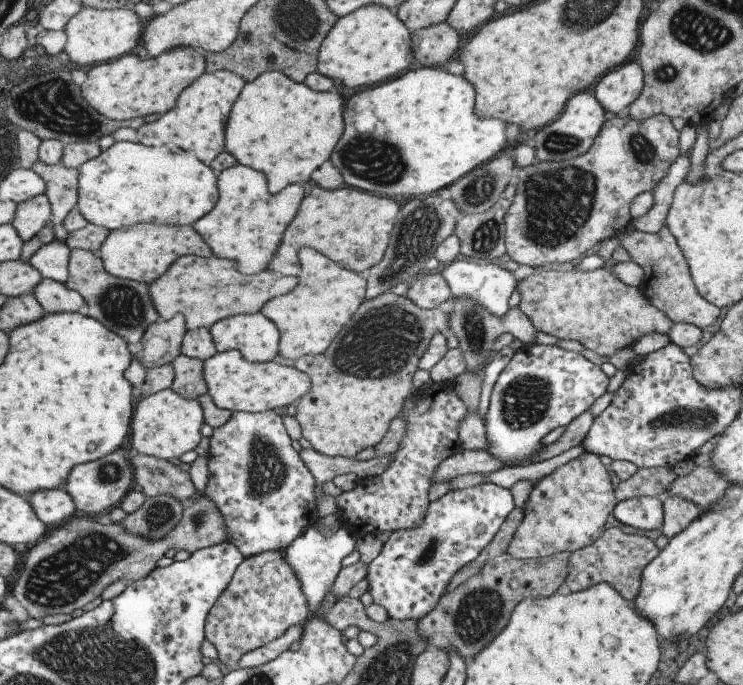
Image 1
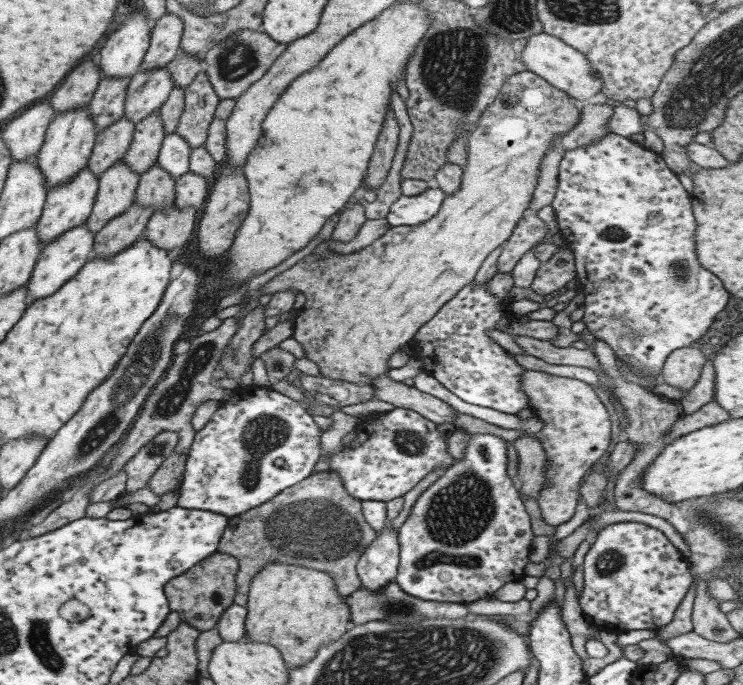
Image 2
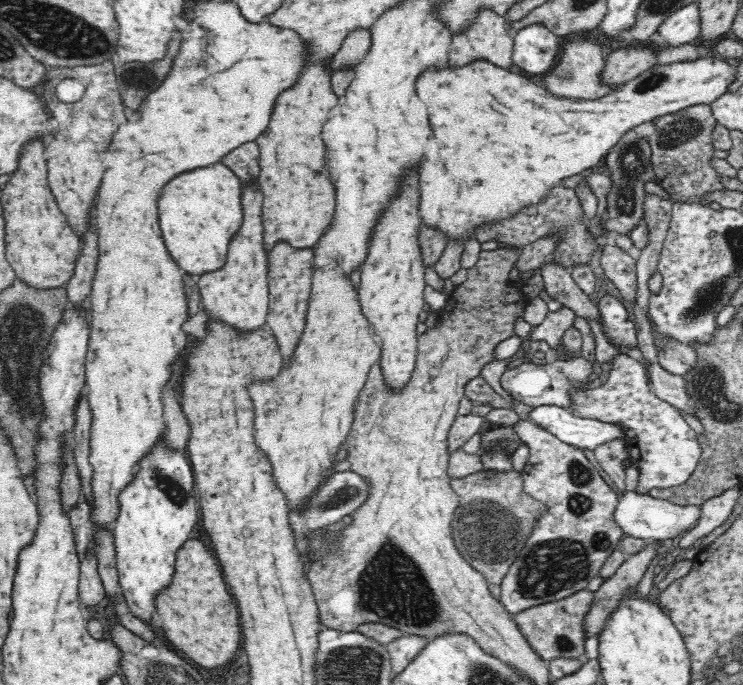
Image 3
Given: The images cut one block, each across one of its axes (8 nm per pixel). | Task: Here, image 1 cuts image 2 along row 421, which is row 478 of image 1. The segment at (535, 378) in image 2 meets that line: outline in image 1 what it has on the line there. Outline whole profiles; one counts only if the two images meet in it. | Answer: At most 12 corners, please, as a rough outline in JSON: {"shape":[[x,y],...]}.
{"shape":[[585,452],[532,485],[505,554],[573,553],[616,503]]}

